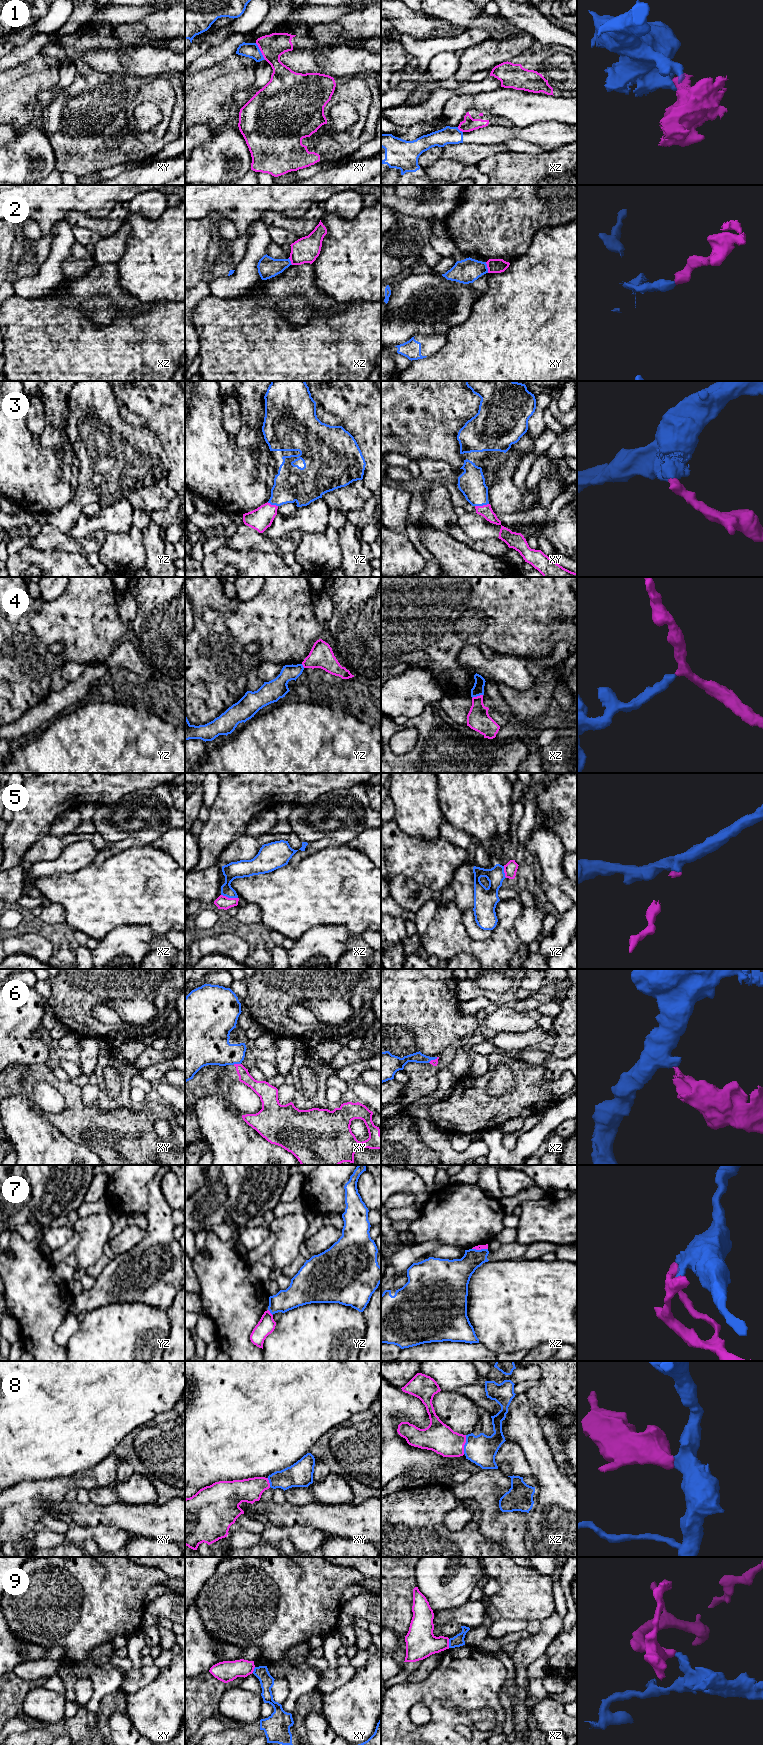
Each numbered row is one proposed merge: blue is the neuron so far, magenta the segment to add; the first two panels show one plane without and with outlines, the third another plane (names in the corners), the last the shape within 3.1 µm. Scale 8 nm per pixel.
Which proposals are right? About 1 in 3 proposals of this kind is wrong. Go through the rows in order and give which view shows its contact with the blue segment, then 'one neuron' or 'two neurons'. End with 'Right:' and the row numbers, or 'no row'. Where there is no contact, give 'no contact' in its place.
1: xy | two neurons
2: xy | two neurons
3: xy | one neuron
4: xz | two neurons
5: xz | two neurons
6: xy | two neurons
7: xz | two neurons
8: xz | one neuron
9: xz | two neurons
Right: 3, 8

